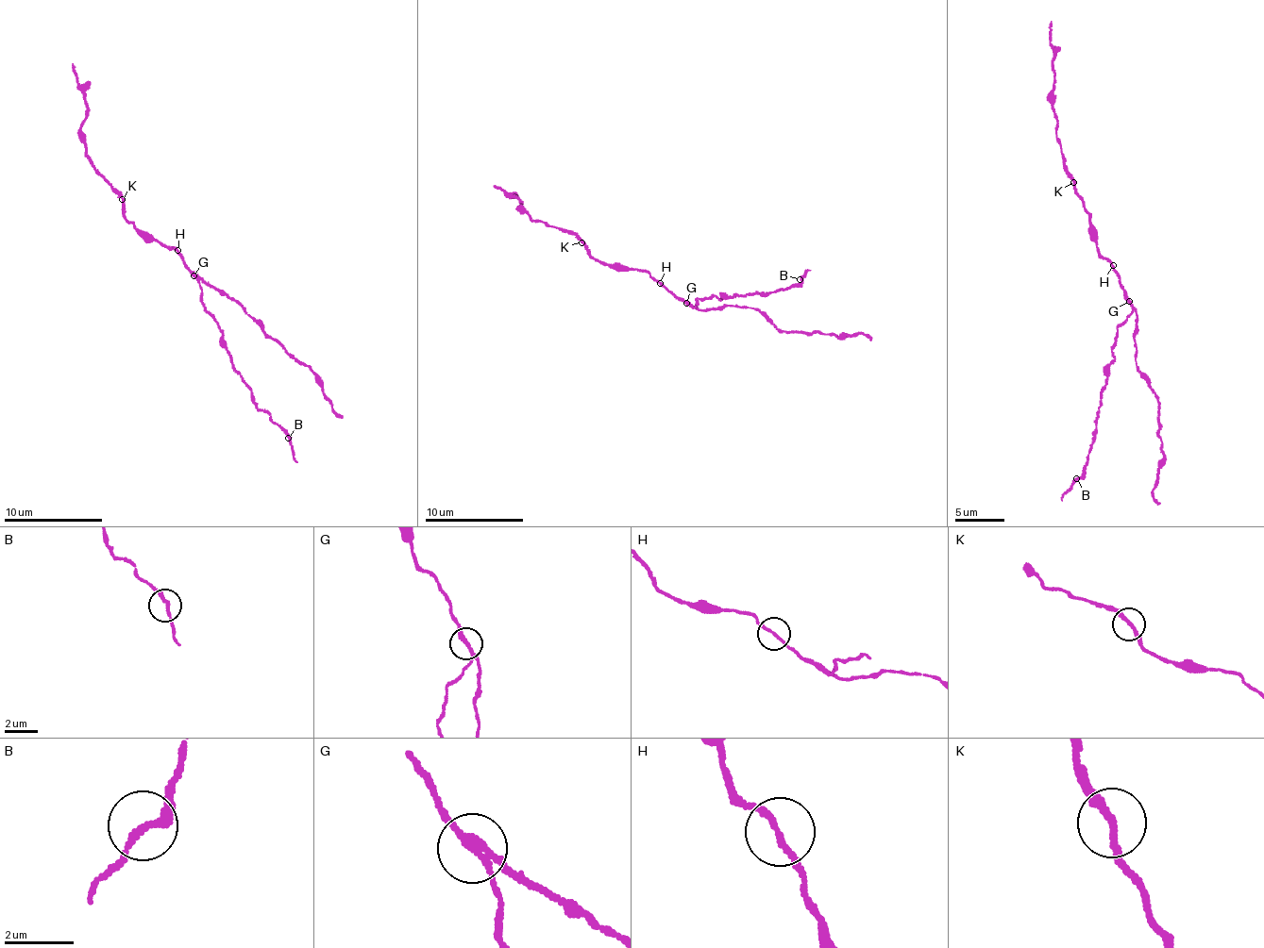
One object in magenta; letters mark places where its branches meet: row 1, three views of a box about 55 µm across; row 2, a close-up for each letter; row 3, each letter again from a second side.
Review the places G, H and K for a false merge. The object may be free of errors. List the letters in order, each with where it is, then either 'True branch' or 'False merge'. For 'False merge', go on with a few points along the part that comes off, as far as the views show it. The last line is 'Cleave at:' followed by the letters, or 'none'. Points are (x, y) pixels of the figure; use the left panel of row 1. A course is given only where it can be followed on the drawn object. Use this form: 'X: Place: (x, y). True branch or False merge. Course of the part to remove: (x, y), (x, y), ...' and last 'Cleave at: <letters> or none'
G: Place: (193, 275). False merge. Course of the part to remove: (194, 274), (205, 311), (216, 322), (222, 346), (250, 390), (253, 405), (290, 437), (296, 461)
H: Place: (177, 250). True branch
K: Place: (122, 199). True branch
Cleave at: G

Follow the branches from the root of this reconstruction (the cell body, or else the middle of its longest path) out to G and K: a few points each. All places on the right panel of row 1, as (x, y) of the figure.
G: (1110, 265), (1119, 275), (1120, 286), (1129, 301)
K: (1110, 265), (1099, 251), (1093, 224), (1073, 182)

